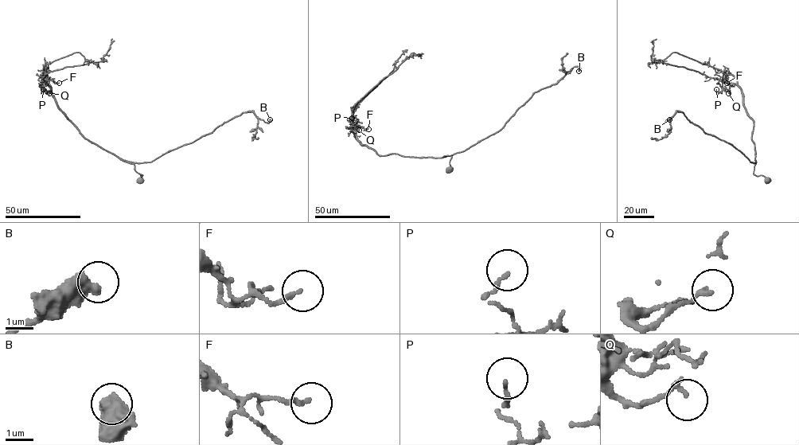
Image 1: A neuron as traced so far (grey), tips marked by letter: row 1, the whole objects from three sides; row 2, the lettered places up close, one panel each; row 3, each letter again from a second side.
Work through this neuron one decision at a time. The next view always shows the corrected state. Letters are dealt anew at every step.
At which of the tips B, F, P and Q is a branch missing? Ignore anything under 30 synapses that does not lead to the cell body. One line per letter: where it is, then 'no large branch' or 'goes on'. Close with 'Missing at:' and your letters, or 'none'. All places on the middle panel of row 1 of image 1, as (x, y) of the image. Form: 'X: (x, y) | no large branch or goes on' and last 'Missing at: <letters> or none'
B: (578, 71) | no large branch
F: (368, 129) | no large branch
P: (352, 118) | no large branch
Q: (359, 130) | no large branch
Missing at: none

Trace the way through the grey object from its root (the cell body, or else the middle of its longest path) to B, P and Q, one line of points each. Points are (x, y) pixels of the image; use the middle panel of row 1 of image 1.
B: (450, 169), (450, 156), (436, 158), (462, 152), (497, 132), (535, 92), (555, 84), (575, 66), (578, 71)
P: (450, 169), (450, 155), (379, 155), (356, 138), (352, 124), (356, 121), (352, 118)
Q: (450, 169), (450, 155), (440, 158), (405, 157), (395, 154), (379, 155), (362, 145), (350, 131), (359, 130)

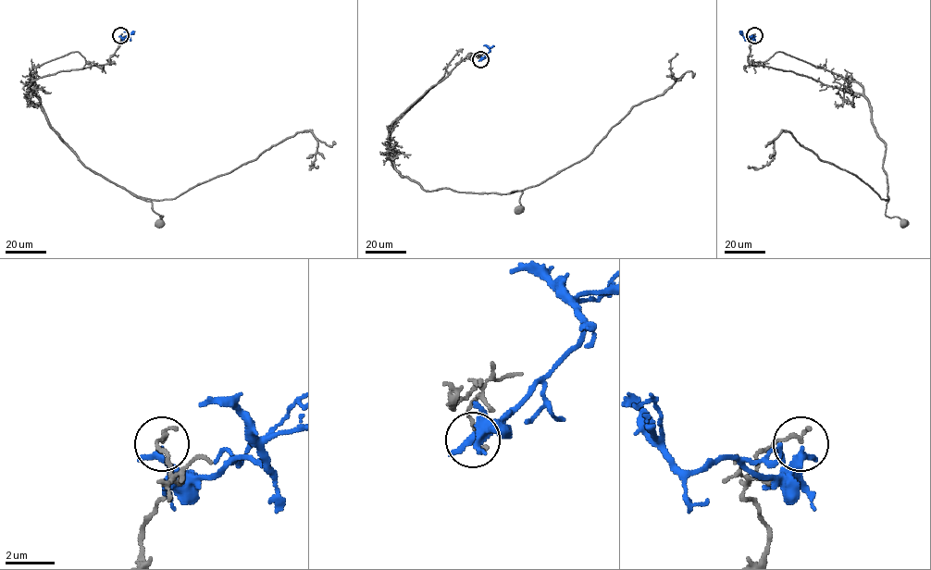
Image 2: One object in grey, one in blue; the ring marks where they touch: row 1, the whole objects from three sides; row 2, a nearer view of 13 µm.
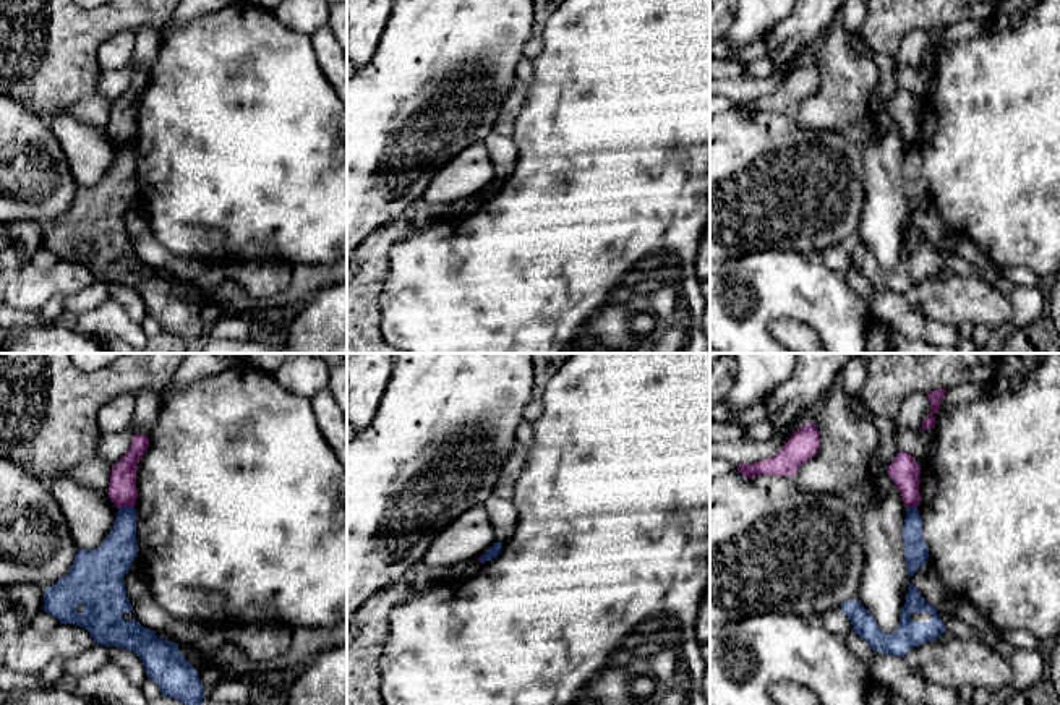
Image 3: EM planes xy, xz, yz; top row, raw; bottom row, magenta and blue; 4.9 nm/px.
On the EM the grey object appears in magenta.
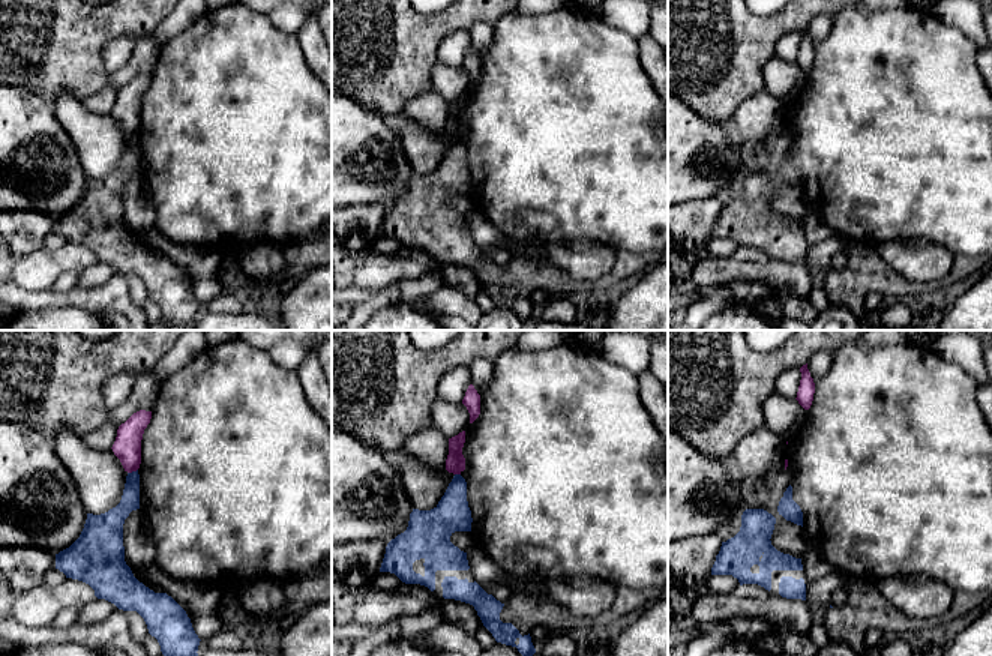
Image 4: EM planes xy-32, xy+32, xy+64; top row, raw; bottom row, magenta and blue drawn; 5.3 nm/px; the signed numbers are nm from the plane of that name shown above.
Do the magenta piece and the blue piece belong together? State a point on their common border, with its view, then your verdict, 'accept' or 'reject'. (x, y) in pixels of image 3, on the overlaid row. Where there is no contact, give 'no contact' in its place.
xy (125, 506) | reject

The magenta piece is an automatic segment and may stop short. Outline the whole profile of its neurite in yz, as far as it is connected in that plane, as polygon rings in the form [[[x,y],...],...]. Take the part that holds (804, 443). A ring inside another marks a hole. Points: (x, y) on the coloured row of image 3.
[[[812,421],[799,428],[784,442],[780,452],[773,457],[755,464],[737,465],[737,473],[755,478],[760,475],[794,476],[797,468],[807,462],[820,449],[820,433]]]

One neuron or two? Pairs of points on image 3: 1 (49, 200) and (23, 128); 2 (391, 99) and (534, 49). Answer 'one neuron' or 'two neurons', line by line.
1: one neuron
2: two neurons

